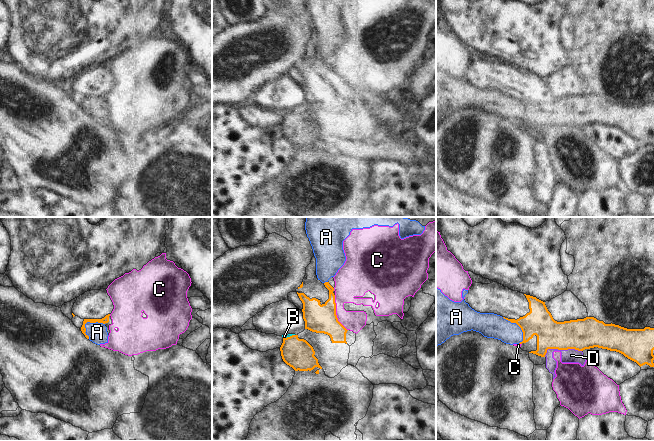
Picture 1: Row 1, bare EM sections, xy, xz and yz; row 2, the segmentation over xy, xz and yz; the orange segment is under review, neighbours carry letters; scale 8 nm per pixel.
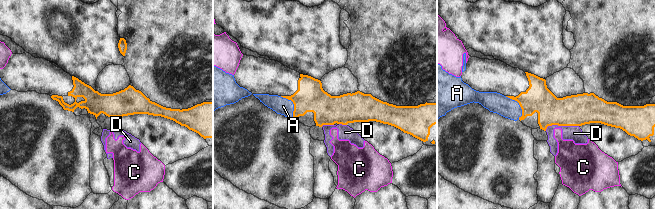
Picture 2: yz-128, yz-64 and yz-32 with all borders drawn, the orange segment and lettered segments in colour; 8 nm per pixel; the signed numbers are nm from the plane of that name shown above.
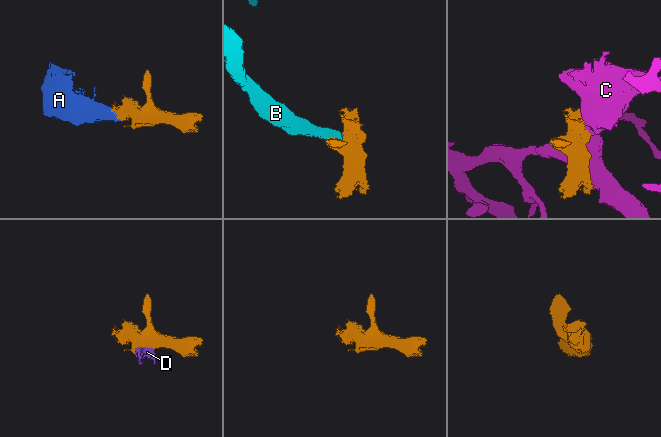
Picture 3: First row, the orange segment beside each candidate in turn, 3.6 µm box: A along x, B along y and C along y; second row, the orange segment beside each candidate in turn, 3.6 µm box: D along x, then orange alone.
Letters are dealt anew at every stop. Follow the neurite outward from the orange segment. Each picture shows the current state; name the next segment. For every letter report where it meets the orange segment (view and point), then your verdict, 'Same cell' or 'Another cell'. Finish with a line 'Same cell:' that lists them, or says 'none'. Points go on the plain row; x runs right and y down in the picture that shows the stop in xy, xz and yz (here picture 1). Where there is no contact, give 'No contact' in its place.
A: Touches orange at xy (89, 97). Same cell
B: Touches orange at xz (288, 113). Another cell
C: Touches orange at xz (335, 89). Another cell
D: Touches orange at yz (561, 125). Another cell
Same cell: A

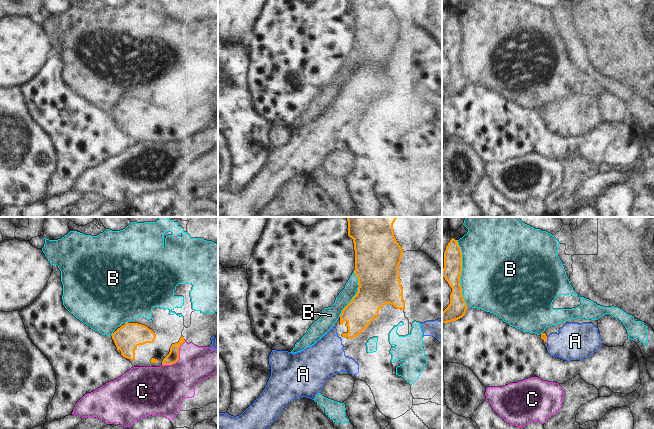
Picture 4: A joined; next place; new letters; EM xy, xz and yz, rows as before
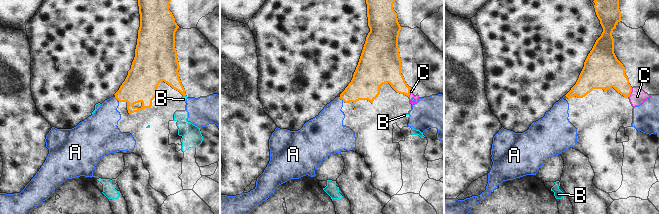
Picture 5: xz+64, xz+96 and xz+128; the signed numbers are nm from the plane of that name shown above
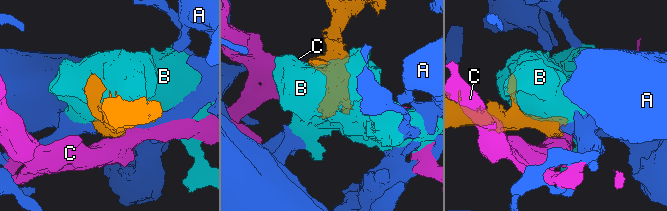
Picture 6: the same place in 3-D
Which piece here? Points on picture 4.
A: Touches orange at yz (546, 116). Same cell
B: Touches orange at yz (461, 48). Another cell
C: Touches orange at xy (178, 134). Another cell
Same cell: A

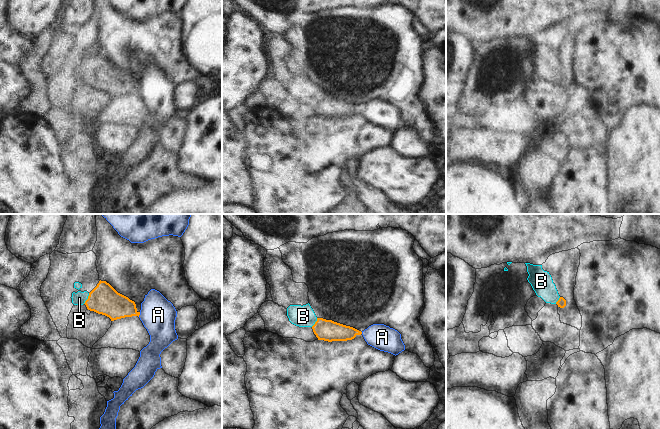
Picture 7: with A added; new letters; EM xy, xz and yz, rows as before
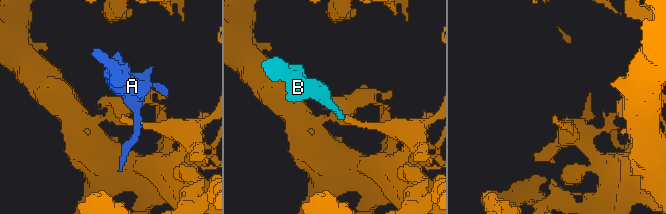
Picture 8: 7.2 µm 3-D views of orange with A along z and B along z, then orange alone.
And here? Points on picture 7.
A: Touches orange at xy (139, 90). Another cell
B: Touches orange at xy (88, 74). Same cell
Same cell: B

